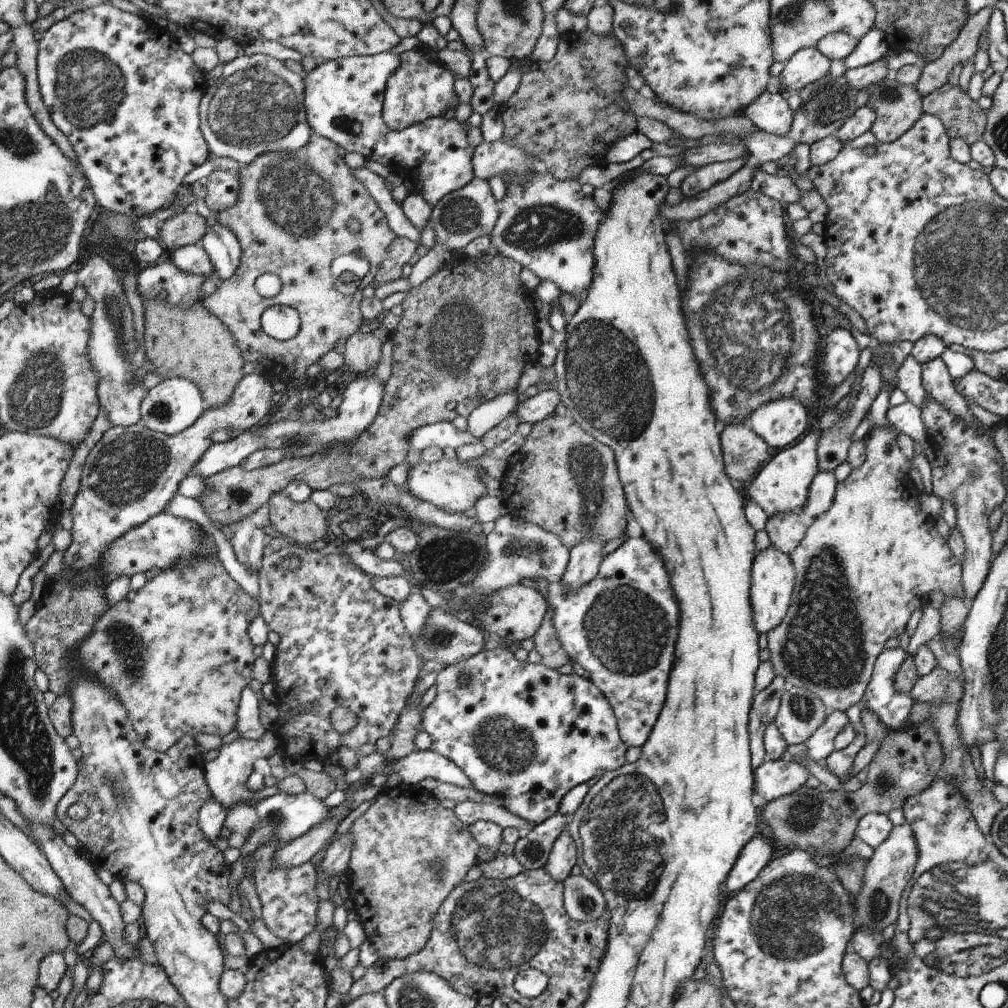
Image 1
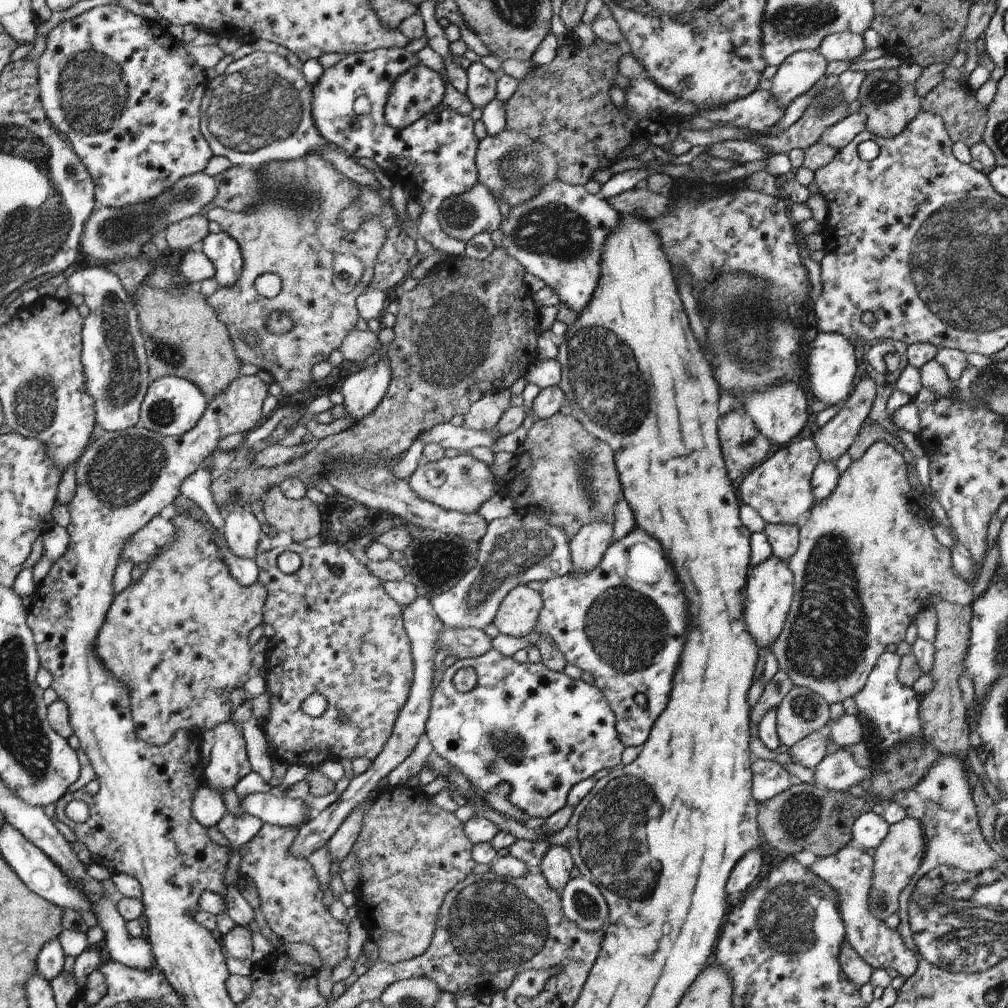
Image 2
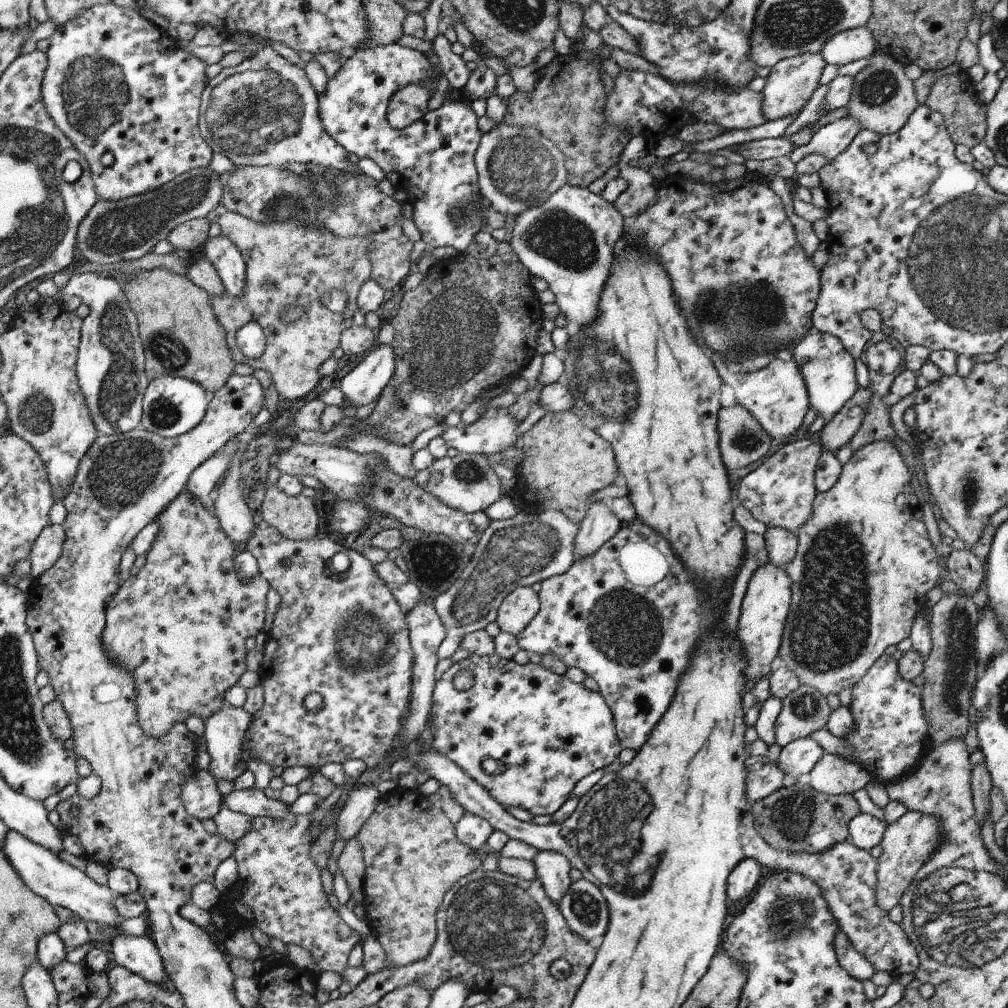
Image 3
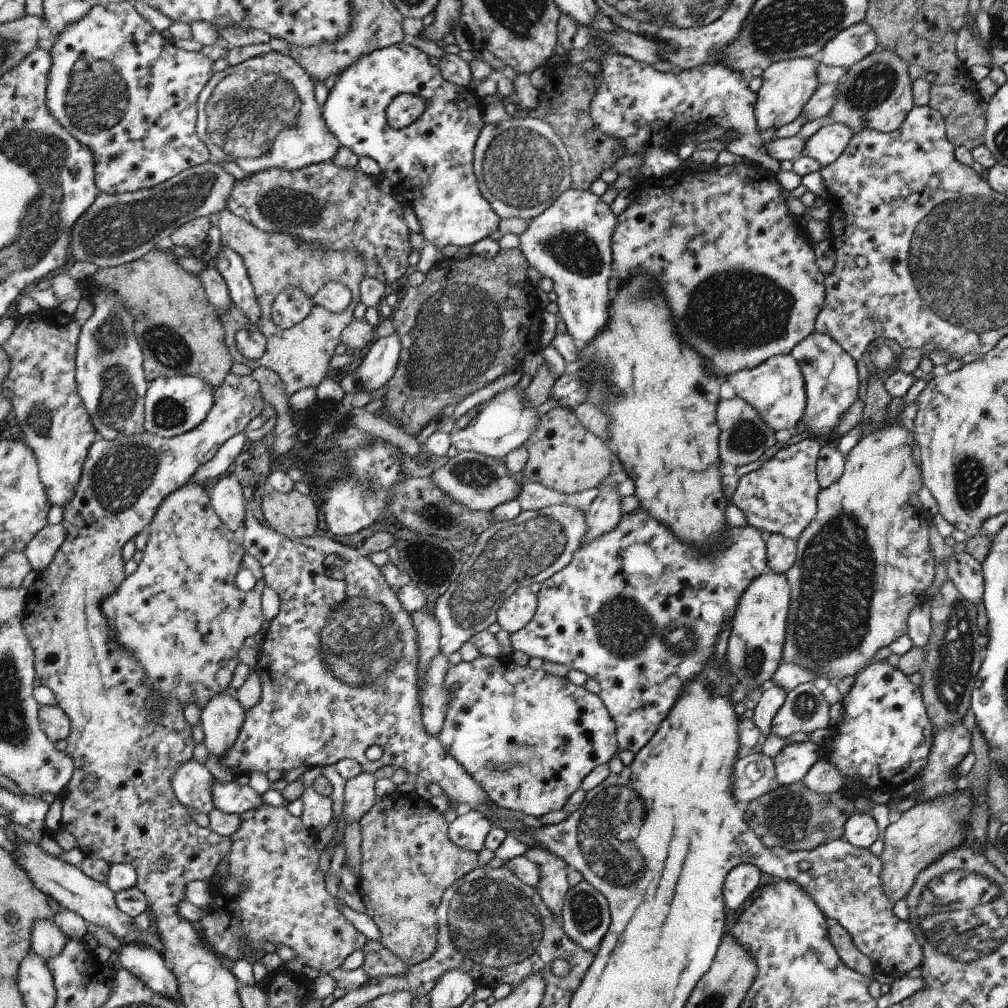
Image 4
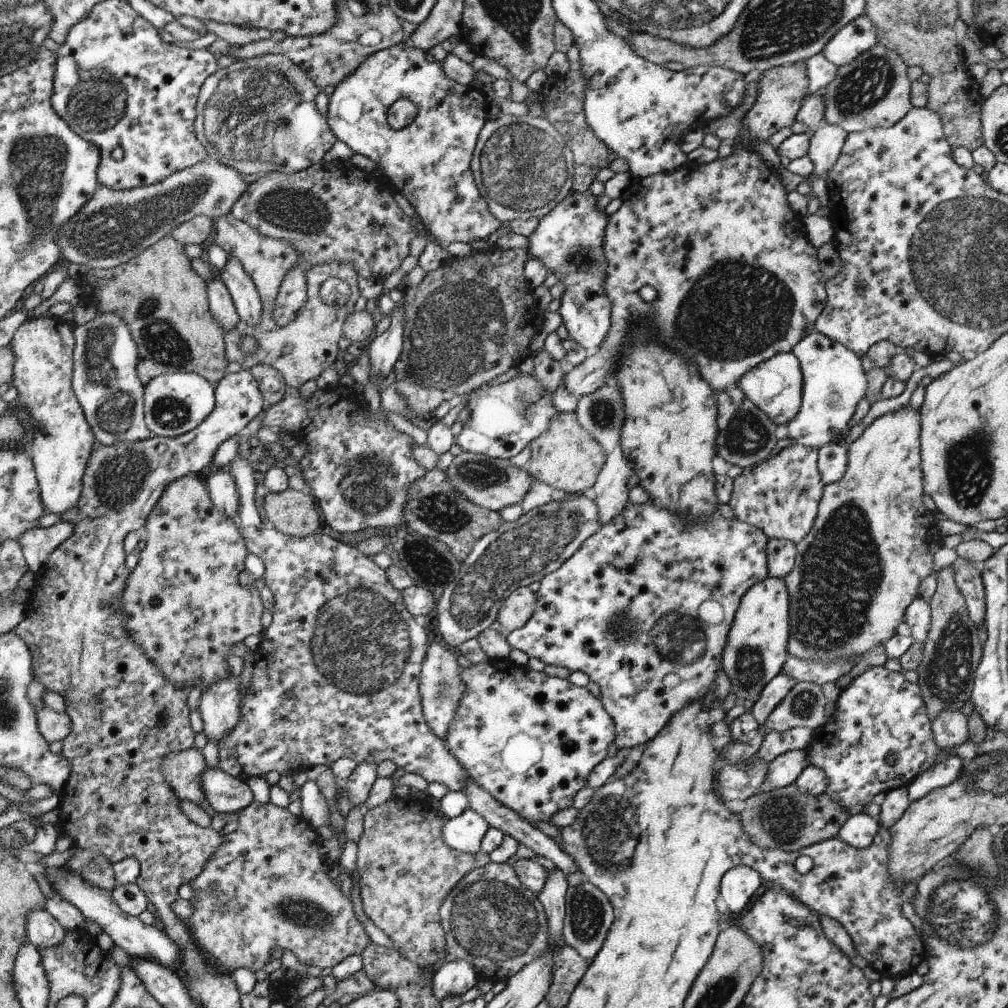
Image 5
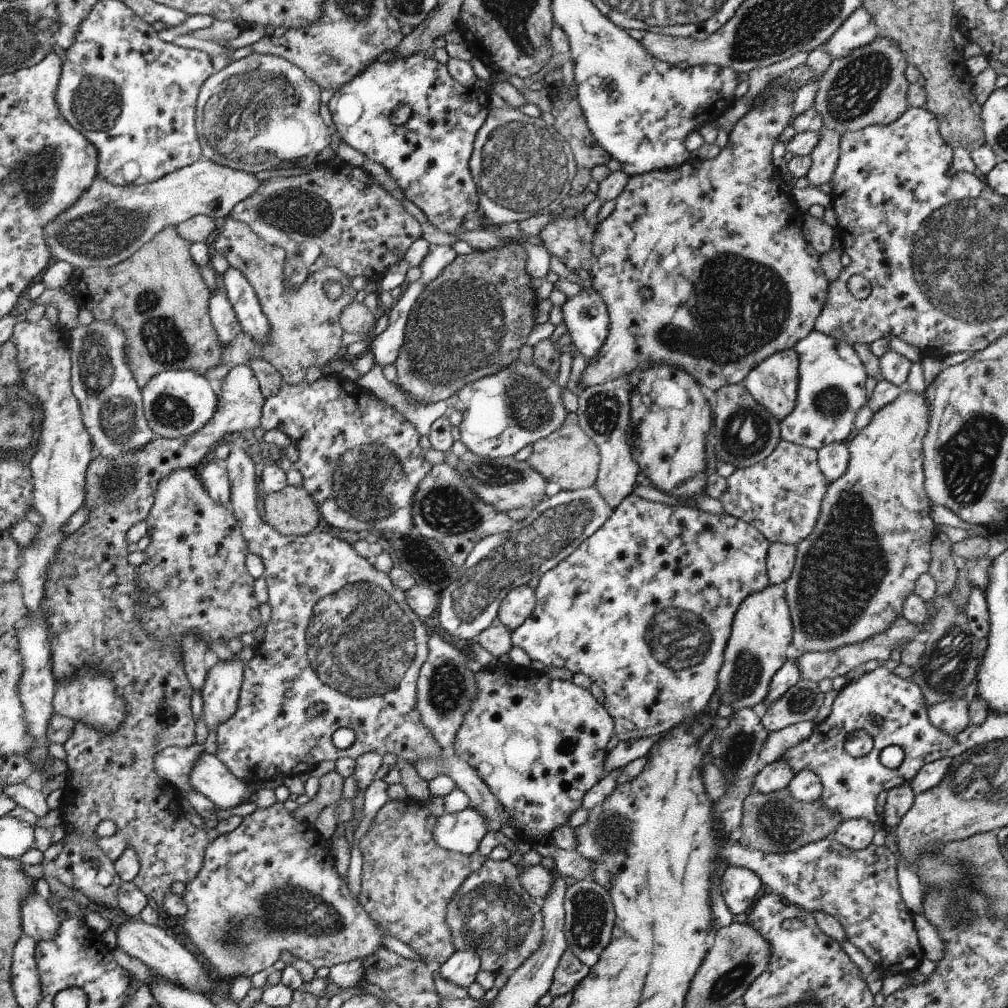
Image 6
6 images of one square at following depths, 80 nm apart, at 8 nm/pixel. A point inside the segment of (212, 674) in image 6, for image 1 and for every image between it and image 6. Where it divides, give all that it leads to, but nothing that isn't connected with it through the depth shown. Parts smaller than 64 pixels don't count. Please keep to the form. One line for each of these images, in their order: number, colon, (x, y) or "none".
1: (227, 775)
2: (229, 763)
3: (225, 730)
4: (221, 719)
5: (220, 706)

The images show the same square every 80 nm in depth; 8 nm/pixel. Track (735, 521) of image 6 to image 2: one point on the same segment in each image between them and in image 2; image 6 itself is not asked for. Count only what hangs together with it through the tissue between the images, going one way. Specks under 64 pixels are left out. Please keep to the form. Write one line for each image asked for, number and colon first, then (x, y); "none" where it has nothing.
2: (624, 622)
3: (630, 616)
4: (627, 610)
5: (623, 609)

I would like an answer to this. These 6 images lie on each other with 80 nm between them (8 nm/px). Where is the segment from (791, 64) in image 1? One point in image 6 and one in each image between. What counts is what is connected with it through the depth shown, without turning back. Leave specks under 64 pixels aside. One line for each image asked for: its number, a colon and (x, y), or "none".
2: (799, 72)
3: (788, 88)
4: (787, 86)
5: (738, 282)
6: (719, 242)

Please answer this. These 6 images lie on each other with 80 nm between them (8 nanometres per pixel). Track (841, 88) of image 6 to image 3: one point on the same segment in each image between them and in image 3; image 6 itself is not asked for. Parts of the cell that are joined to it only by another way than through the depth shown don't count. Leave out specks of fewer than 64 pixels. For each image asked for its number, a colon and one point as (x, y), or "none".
3: (883, 98)
4: (876, 93)
5: (873, 91)

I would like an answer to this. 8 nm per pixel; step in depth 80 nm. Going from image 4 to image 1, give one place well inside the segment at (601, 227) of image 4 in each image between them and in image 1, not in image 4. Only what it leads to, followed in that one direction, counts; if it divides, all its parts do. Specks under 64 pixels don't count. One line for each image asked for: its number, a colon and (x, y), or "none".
1: (546, 225)
2: (558, 235)
3: (570, 239)

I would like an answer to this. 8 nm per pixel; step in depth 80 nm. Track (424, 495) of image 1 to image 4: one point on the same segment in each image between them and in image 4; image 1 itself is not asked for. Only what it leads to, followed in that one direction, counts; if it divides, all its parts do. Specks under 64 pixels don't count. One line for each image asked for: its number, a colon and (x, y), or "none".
2: (462, 483)
3: (466, 482)
4: (481, 483)

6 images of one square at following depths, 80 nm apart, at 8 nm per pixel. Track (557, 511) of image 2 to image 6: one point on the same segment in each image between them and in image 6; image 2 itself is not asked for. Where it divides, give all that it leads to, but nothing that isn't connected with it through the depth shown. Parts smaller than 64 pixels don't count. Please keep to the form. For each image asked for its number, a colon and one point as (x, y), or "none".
3: (565, 461)
4: (564, 455)
5: (567, 457)
6: (571, 458)

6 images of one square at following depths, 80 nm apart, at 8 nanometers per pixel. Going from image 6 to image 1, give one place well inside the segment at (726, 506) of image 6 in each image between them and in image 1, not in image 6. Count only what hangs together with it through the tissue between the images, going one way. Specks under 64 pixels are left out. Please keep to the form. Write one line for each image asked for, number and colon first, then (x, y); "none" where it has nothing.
1: (782, 485)
2: (780, 489)
3: (780, 493)
4: (781, 496)
5: (781, 496)

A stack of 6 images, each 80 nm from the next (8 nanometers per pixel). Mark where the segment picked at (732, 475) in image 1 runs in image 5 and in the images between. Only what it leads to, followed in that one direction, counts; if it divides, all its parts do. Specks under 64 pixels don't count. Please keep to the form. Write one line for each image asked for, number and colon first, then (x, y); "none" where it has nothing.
2: (744, 447)
3: (743, 441)
4: (744, 436)
5: (746, 436)

